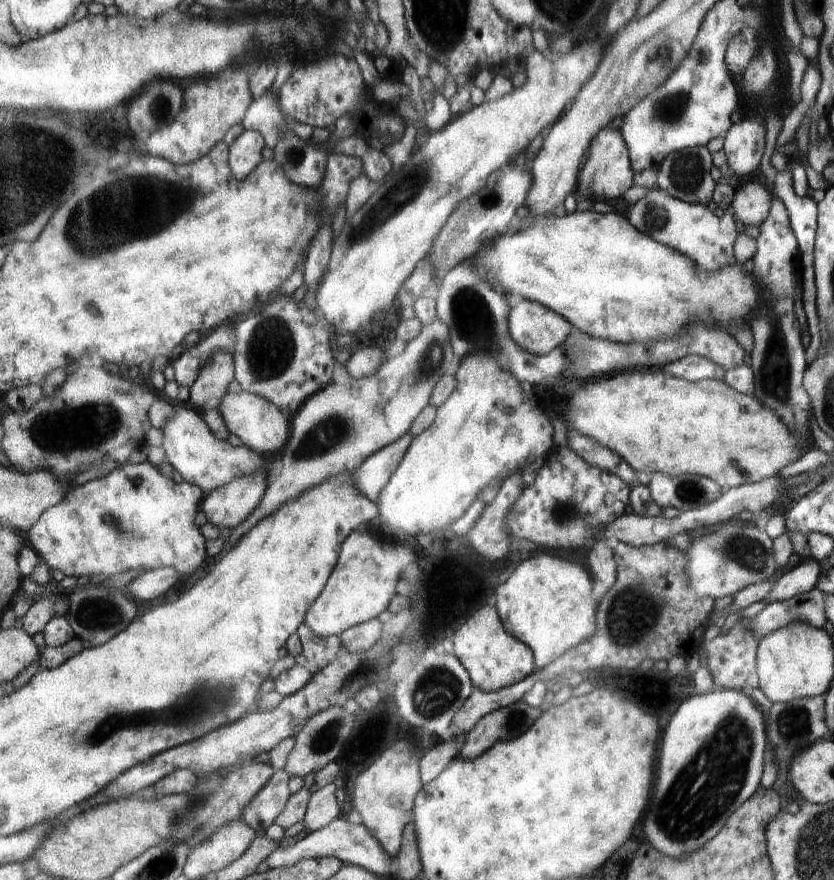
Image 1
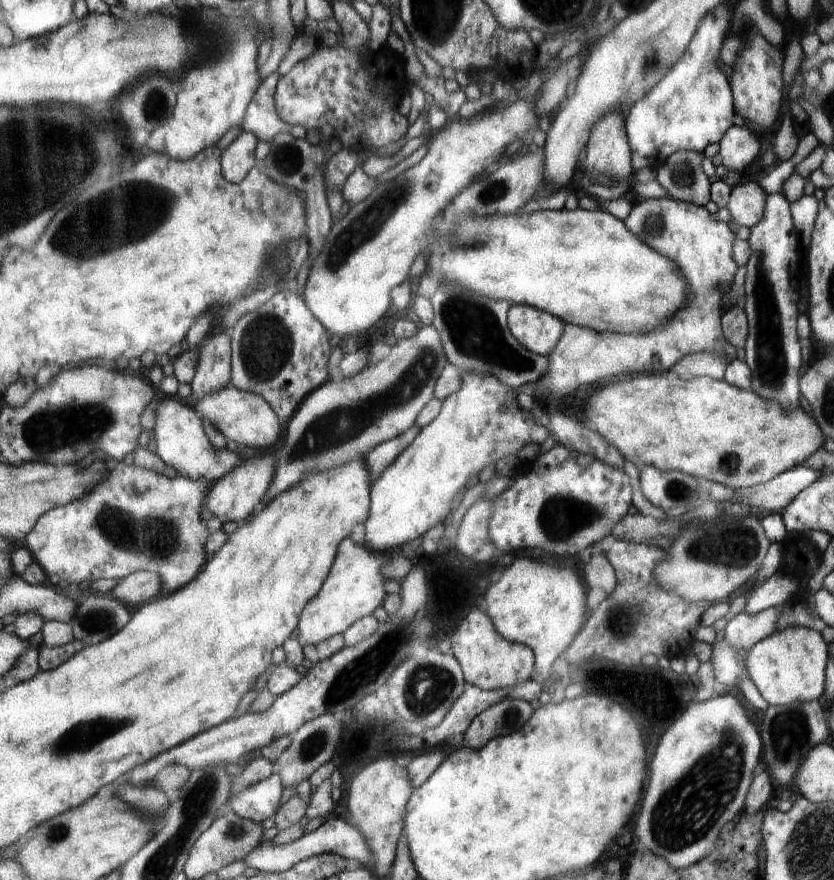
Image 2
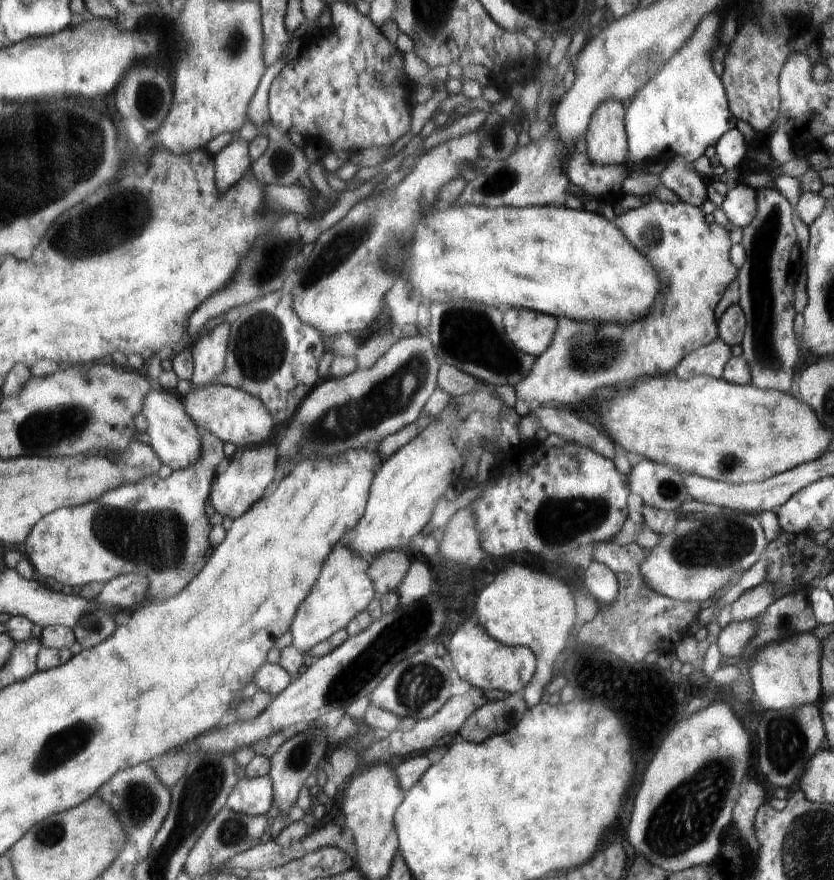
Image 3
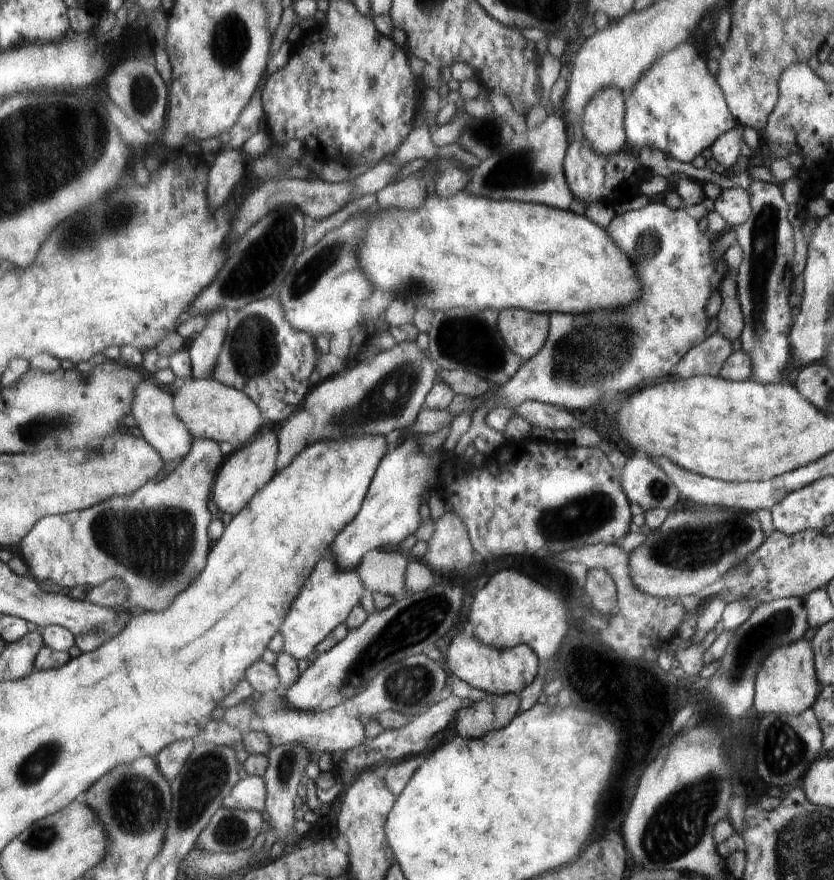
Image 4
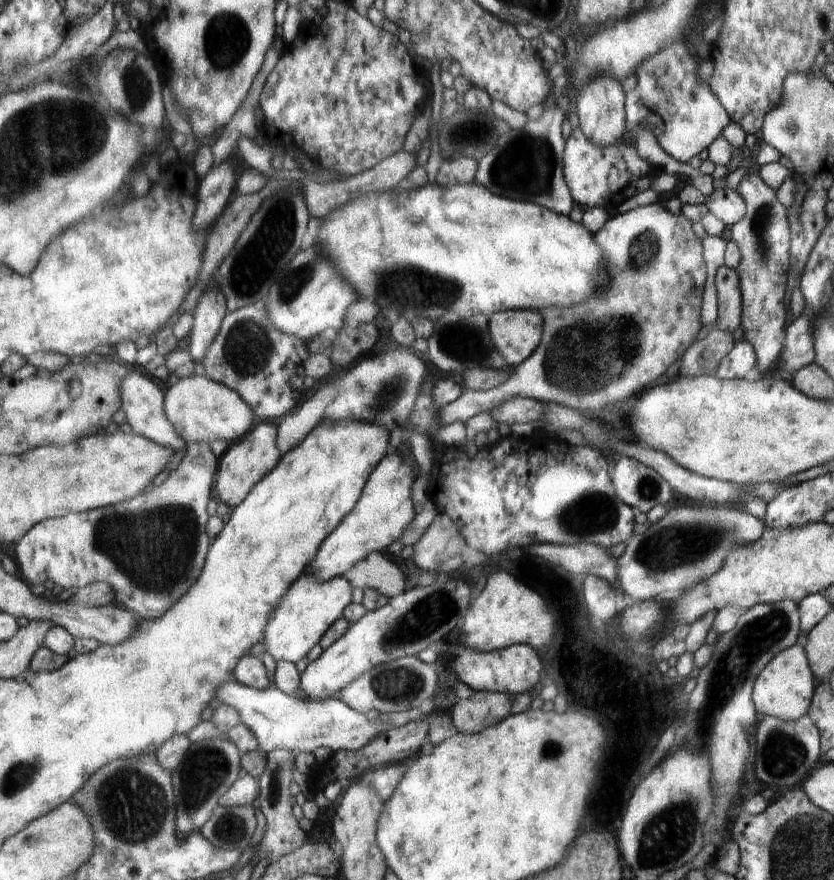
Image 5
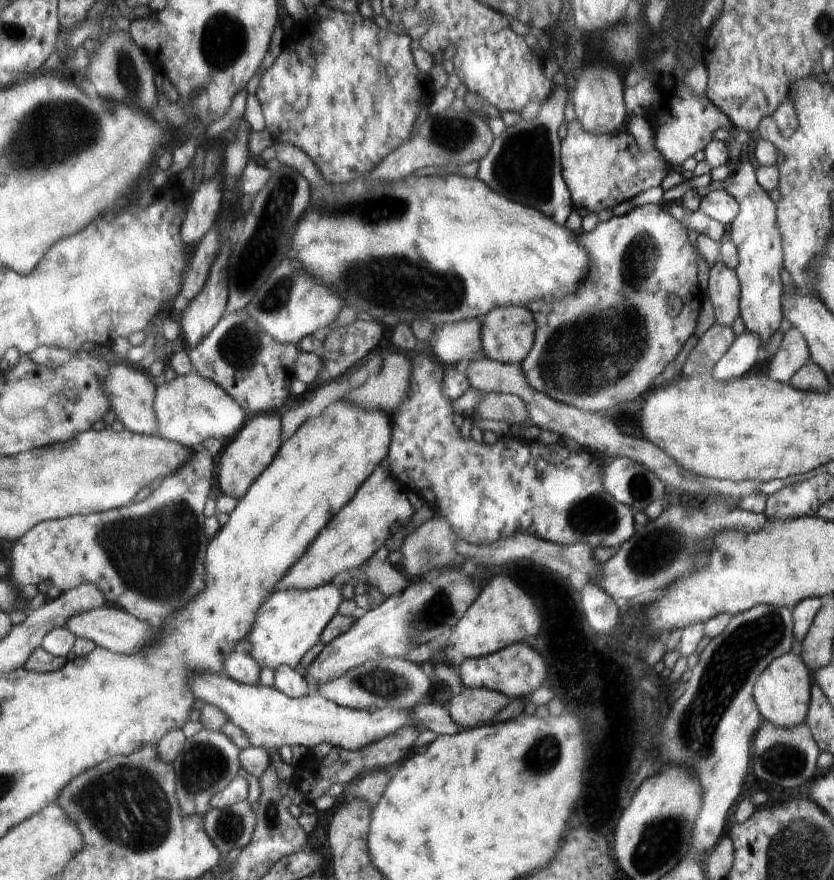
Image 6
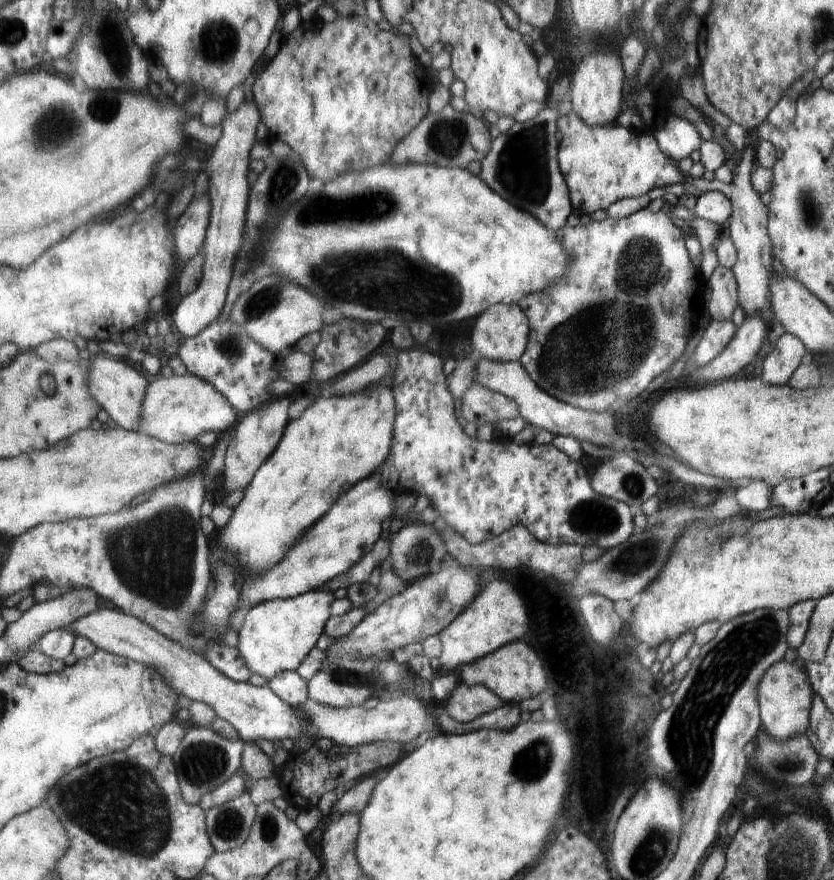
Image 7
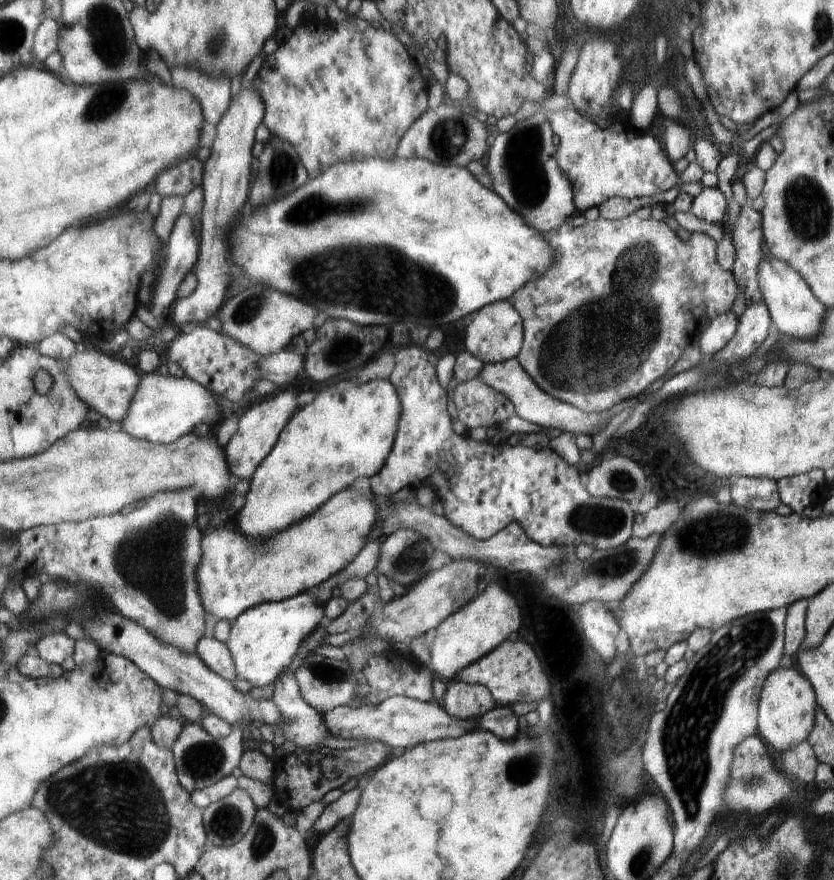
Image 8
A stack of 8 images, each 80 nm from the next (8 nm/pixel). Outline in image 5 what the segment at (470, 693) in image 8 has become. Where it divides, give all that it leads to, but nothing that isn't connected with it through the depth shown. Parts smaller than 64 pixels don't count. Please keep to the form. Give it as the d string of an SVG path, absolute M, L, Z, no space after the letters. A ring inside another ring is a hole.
M474 691L470 698L460 699L452 710L453 731L476 734L498 725L511 715L516 696L510 693Z

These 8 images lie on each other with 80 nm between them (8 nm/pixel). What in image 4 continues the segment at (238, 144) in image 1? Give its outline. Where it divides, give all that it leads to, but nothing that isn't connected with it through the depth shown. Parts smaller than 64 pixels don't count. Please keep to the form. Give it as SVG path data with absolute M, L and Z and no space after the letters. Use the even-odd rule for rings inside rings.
M228 148L216 155L210 172L209 198L214 206L226 206L242 174L244 162L240 150Z

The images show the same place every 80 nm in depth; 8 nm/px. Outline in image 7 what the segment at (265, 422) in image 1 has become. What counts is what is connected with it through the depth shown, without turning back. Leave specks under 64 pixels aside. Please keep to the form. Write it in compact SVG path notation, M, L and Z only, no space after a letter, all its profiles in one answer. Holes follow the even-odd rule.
M192 373L184 376L156 376L150 382L150 390L144 400L141 432L164 442L184 444L189 441L198 442L198 438L206 432L225 435L234 429L234 422L236 412L232 402L206 380Z

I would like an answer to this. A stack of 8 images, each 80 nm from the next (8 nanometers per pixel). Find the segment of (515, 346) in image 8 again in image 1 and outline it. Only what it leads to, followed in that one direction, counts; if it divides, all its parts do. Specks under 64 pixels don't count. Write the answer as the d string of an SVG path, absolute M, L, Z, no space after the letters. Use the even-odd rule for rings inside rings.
M520 300L509 310L508 330L513 341L527 353L552 353L566 342L574 326L554 309L533 301Z

